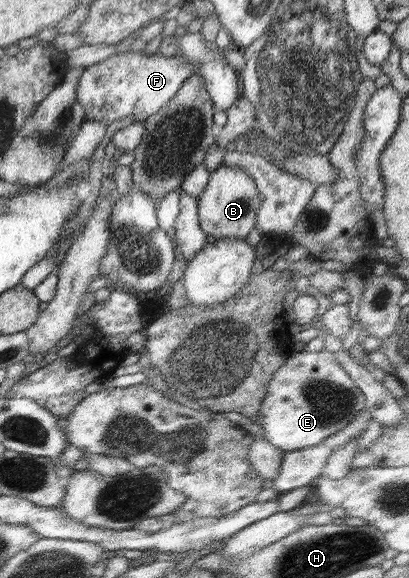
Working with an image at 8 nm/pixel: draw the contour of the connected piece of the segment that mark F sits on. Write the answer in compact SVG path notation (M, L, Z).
M127 50L86 67L77 81L77 100L83 105L86 120L108 125L131 115L132 120L144 121L162 109L195 71L197 66L183 56L149 55Z

